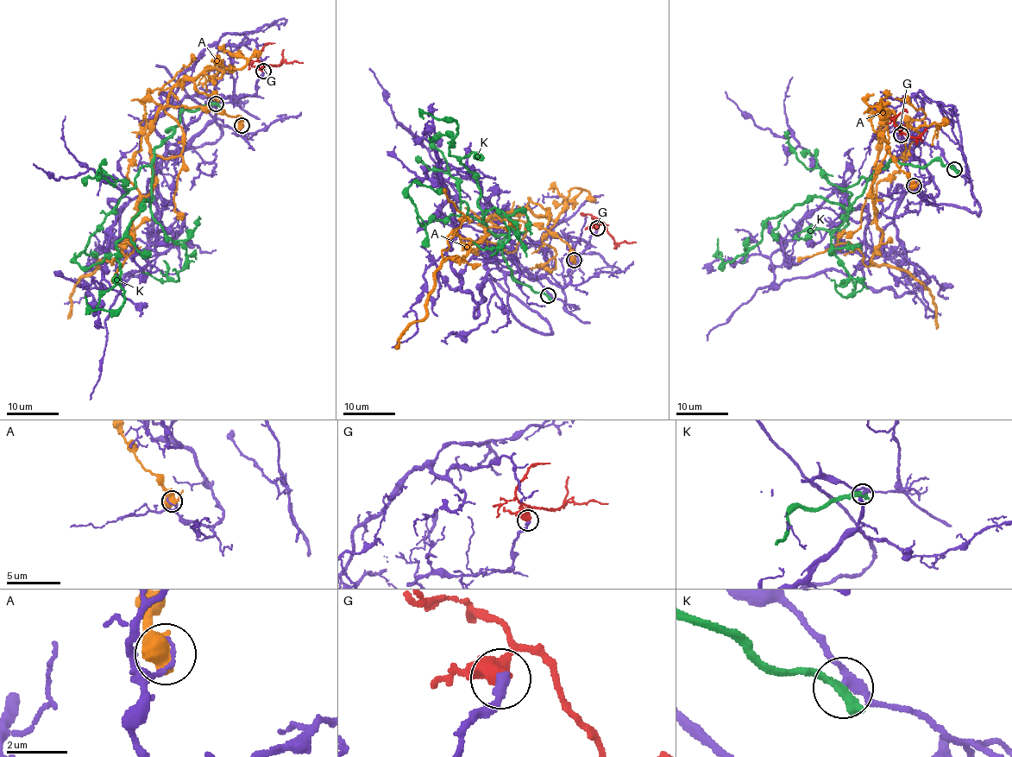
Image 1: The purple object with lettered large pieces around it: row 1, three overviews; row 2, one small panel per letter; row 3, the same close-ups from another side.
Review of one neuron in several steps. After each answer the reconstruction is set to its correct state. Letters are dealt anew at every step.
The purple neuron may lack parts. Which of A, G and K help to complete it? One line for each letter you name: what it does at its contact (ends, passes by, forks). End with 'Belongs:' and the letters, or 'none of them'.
Belongs: none of them

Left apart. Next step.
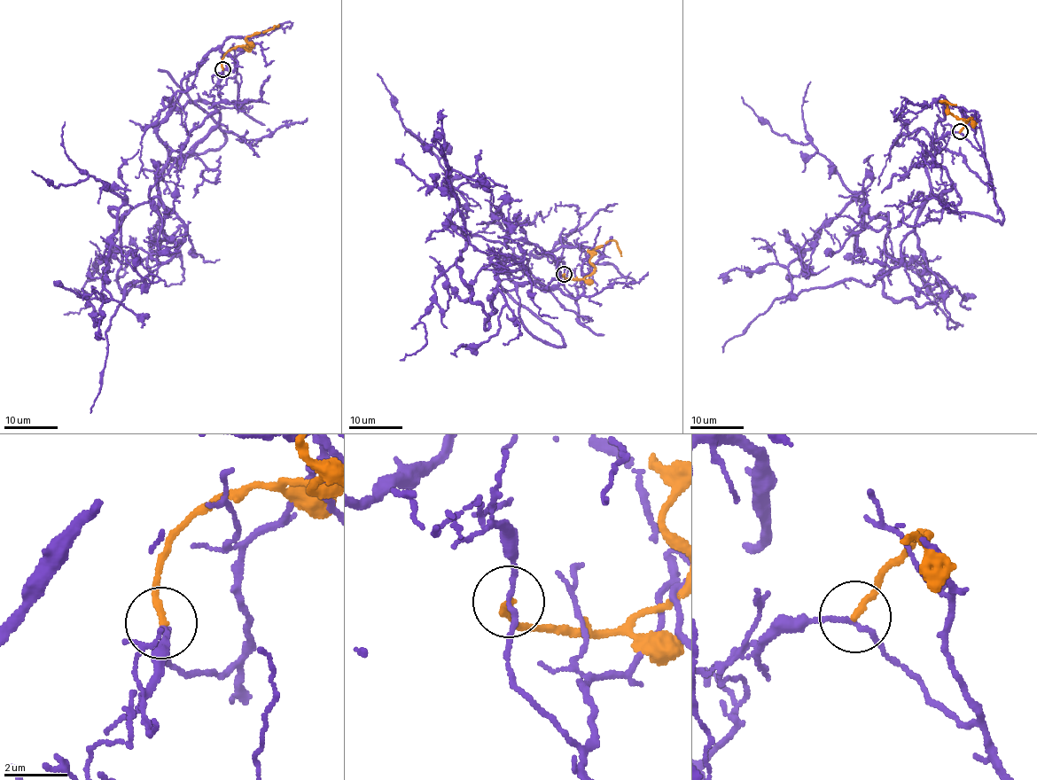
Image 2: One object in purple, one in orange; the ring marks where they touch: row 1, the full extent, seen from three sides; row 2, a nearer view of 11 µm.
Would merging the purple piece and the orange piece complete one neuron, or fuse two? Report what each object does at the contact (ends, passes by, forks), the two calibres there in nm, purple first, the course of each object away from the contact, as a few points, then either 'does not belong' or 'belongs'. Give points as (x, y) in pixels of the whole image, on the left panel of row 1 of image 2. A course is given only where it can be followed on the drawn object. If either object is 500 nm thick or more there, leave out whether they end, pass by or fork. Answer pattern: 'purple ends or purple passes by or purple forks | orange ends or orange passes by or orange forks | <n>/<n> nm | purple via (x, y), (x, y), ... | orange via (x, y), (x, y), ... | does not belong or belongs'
purple passes by | orange ends | 150/200 nm | purple via (222, 69), (217, 125), (159, 178), (143, 284), (120, 287), (124, 198), (32, 170) | orange via (222, 69), (222, 59), (227, 53), (241, 46), (252, 47), (248, 47), (246, 37), (278, 25) | does not belong

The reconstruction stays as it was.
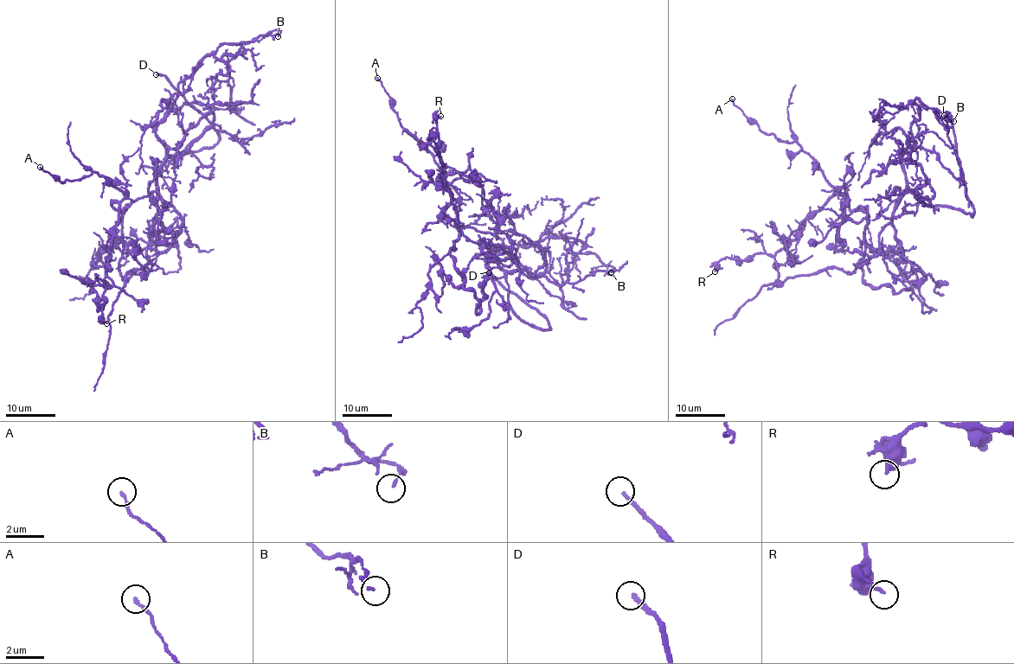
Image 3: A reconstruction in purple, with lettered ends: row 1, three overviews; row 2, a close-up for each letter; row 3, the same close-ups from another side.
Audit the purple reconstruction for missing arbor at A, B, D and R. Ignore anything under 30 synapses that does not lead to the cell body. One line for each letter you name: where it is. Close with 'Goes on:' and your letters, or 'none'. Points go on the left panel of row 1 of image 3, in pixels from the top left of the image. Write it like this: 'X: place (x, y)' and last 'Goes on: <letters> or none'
D: place (156, 74)
Goes on: D

